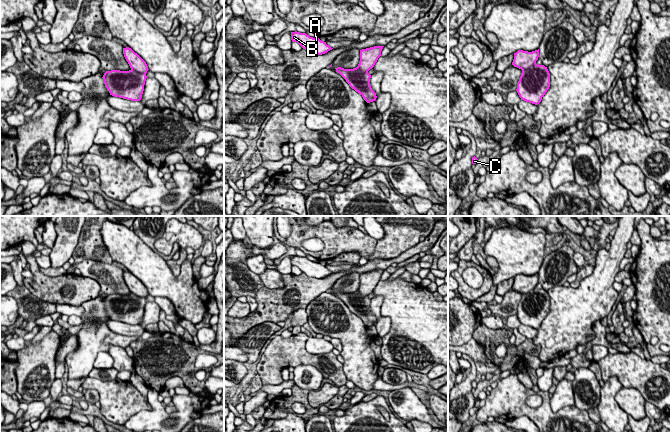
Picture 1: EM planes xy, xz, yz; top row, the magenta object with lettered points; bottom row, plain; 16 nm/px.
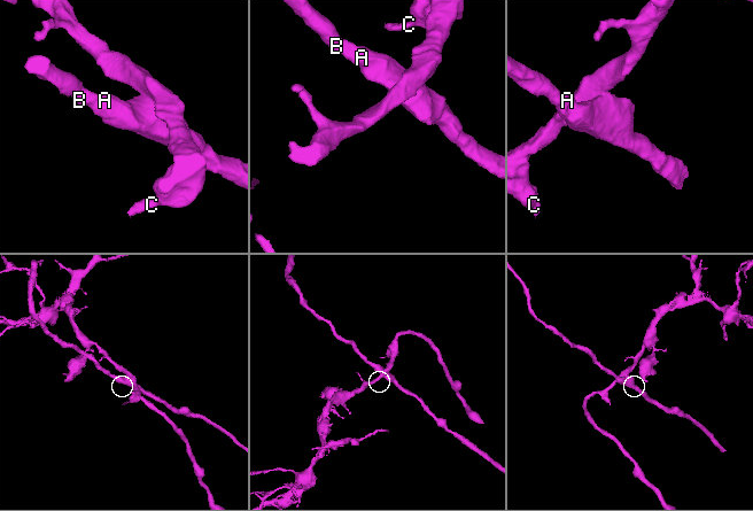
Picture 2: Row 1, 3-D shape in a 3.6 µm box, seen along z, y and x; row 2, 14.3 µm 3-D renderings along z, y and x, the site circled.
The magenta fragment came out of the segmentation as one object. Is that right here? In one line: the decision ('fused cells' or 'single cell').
fused cells

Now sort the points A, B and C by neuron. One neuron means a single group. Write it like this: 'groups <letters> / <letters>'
groups A B / C

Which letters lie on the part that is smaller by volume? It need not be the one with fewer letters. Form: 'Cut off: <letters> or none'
Cut off: A, B

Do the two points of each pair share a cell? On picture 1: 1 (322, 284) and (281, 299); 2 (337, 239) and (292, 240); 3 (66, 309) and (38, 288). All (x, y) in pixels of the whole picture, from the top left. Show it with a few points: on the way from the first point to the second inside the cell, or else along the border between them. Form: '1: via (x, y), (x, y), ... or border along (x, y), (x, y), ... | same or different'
1: via (312, 287), (301, 289), (291, 297) | same
2: via (326, 233), (308, 233), (303, 237) | same
3: border along (55, 303), (68, 303), (80, 306) | different

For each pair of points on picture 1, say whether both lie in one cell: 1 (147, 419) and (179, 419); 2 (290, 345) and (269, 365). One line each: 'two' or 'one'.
1: one
2: one

